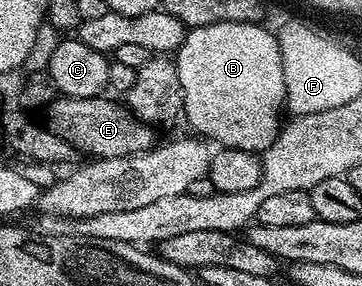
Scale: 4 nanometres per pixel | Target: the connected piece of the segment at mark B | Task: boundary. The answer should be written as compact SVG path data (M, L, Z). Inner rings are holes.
M235 21L200 25L187 32L176 54L184 121L186 117L195 134L211 142L219 141L217 144L227 149L261 154L278 138L278 131L284 124L286 91L281 51L277 36L273 32L270 34L264 26L262 23L253 25Z

